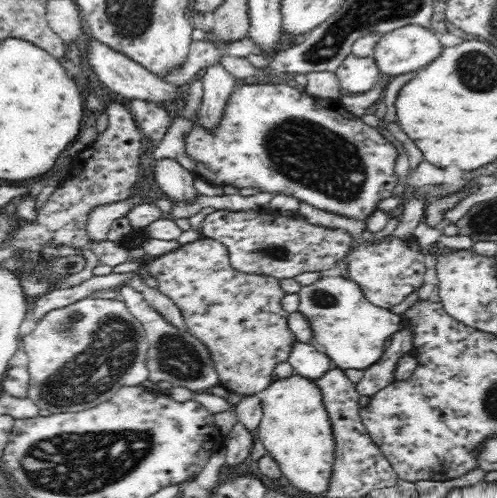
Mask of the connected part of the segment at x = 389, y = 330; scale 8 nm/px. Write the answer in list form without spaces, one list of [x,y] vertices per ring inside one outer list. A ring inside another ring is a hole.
[[[324,276],[310,286],[303,286],[296,297],[300,301],[297,311],[306,315],[312,326],[312,344],[331,358],[333,366],[344,371],[365,370],[376,364],[386,350],[386,339],[405,329],[401,314],[372,305],[356,282],[342,276]]]

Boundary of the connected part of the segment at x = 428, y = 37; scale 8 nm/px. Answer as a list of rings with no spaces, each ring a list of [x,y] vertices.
[[[408,24],[408,26],[402,26],[402,28],[380,35],[373,48],[373,58],[378,70],[386,76],[396,77],[406,74],[406,72],[422,69],[430,62],[434,62],[444,52],[444,46],[437,39],[436,32],[433,28],[422,28],[418,24]]]

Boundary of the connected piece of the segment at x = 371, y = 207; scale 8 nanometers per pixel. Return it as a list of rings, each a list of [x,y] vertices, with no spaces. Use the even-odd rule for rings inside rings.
[[[245,83],[239,88],[234,89],[230,95],[226,108],[224,108],[224,116],[220,120],[220,124],[214,130],[207,130],[203,126],[194,124],[190,134],[186,136],[186,153],[194,159],[194,175],[217,185],[225,186],[230,184],[238,189],[240,188],[258,188],[262,192],[274,192],[274,194],[287,194],[294,196],[299,201],[325,210],[332,214],[341,214],[346,218],[355,218],[356,220],[365,221],[374,211],[378,210],[378,202],[392,196],[398,175],[396,175],[396,158],[398,158],[398,150],[392,142],[388,141],[381,133],[378,127],[372,127],[364,123],[360,117],[349,113],[339,100],[321,99],[313,97],[306,92],[299,92],[296,87],[291,87],[286,83],[270,84],[270,83]]]

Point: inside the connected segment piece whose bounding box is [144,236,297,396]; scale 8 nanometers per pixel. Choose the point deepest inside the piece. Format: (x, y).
(239, 317)

